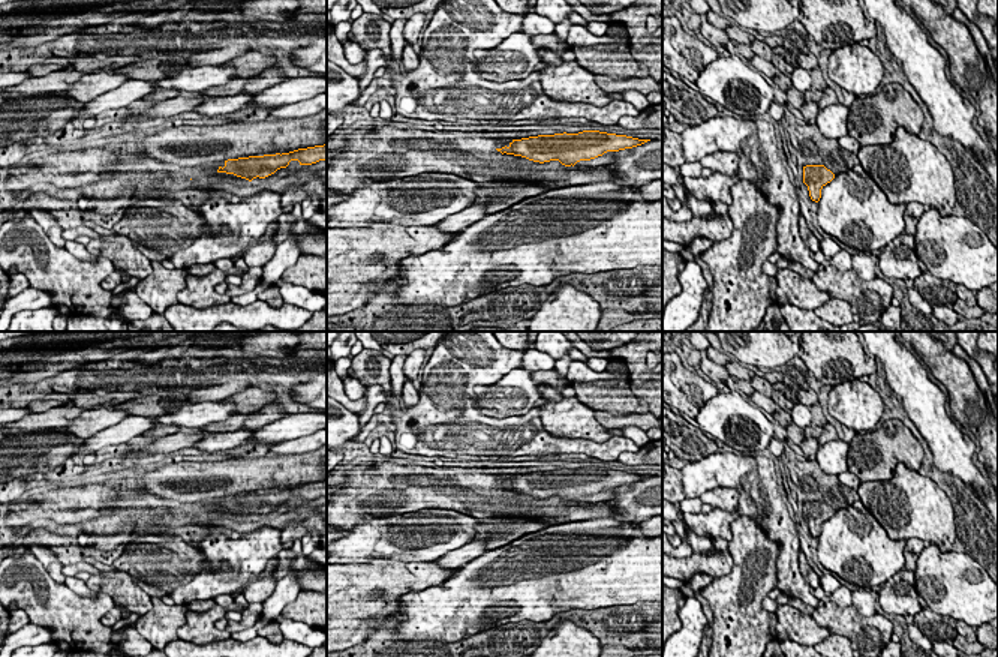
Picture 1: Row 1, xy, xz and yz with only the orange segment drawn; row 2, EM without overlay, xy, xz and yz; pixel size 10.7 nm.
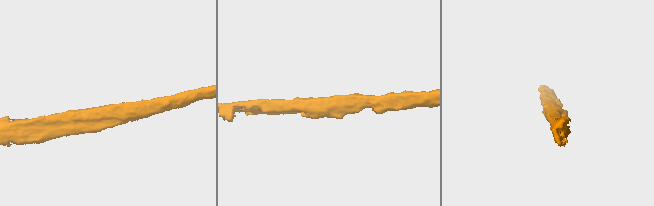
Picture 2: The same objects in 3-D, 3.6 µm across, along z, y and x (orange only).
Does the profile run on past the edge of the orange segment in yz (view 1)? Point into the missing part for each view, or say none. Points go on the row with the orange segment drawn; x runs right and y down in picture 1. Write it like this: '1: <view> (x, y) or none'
1: none

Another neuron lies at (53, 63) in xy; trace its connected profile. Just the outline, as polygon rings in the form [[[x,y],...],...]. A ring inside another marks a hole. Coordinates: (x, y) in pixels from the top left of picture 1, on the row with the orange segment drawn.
[[[49,57],[43,63],[33,64],[27,69],[27,74],[33,76],[45,76],[55,70],[70,68],[70,57]]]

